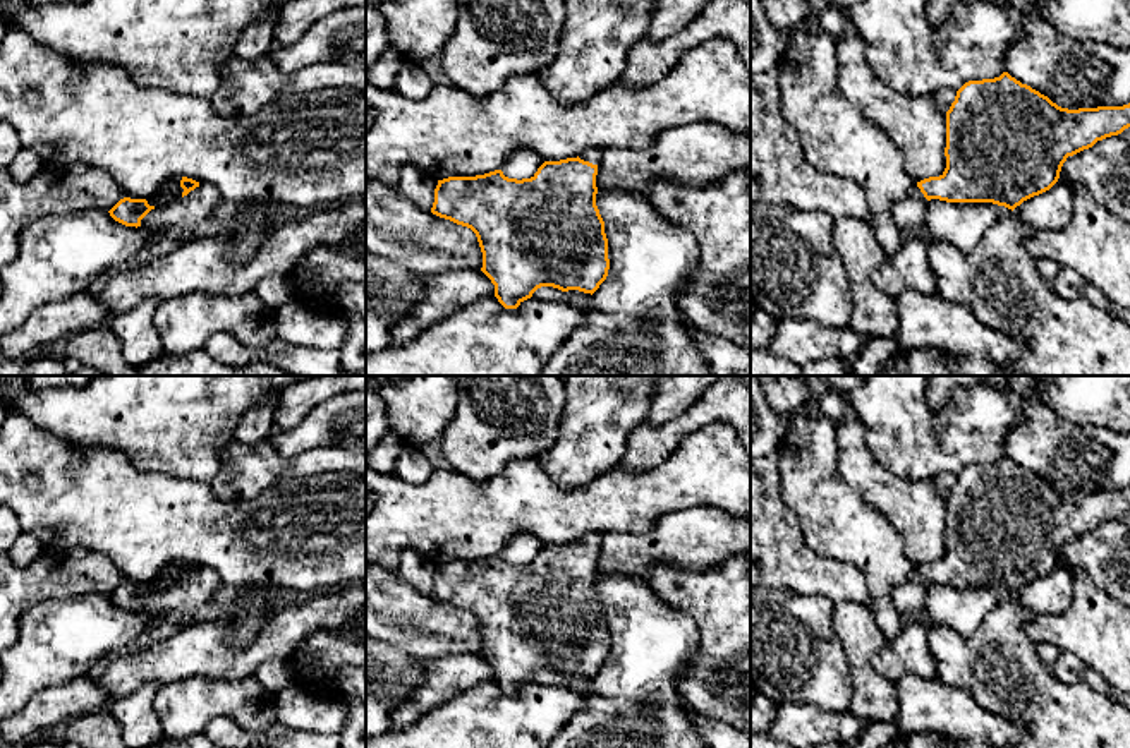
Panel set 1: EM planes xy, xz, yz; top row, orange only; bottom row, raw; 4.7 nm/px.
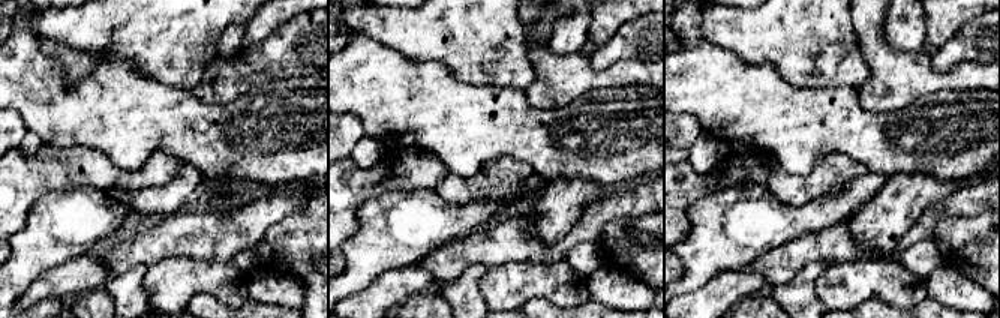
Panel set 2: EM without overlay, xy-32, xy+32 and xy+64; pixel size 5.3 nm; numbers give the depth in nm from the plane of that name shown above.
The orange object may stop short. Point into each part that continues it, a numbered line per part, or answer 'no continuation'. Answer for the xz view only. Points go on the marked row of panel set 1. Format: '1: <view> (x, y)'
1: xz (591, 155)

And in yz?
1: yz (911, 211)

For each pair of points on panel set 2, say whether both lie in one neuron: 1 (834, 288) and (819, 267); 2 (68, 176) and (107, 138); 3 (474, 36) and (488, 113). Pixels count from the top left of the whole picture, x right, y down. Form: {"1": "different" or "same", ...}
{"1": "different", "2": "different", "3": "different"}

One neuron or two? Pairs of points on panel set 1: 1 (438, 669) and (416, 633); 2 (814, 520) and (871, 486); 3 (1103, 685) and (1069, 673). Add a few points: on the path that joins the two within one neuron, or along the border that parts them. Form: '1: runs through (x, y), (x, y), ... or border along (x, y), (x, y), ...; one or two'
1: border along (471, 652), (426, 659); two
2: border along (835, 460), (838, 476), (888, 520); two
3: runs through (1094, 680), (1077, 673); one

